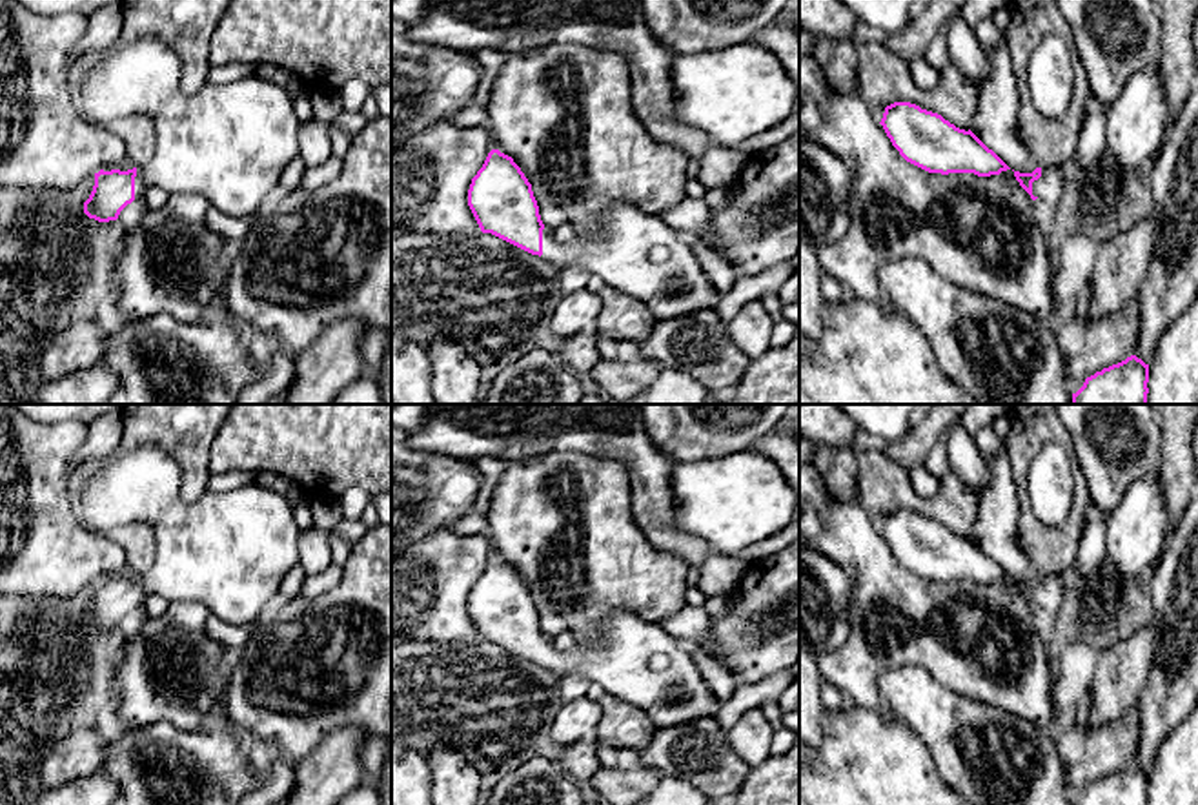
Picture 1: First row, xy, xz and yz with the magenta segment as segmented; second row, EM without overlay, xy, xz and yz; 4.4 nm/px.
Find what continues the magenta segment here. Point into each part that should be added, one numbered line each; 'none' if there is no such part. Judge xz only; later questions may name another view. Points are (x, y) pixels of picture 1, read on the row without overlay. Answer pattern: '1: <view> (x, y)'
1: xz (638, 662)

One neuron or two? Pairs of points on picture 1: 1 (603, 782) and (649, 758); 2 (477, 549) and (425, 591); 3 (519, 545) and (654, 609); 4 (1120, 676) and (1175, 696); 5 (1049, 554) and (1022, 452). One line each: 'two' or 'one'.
1: two
2: one
3: one
4: one
5: one

